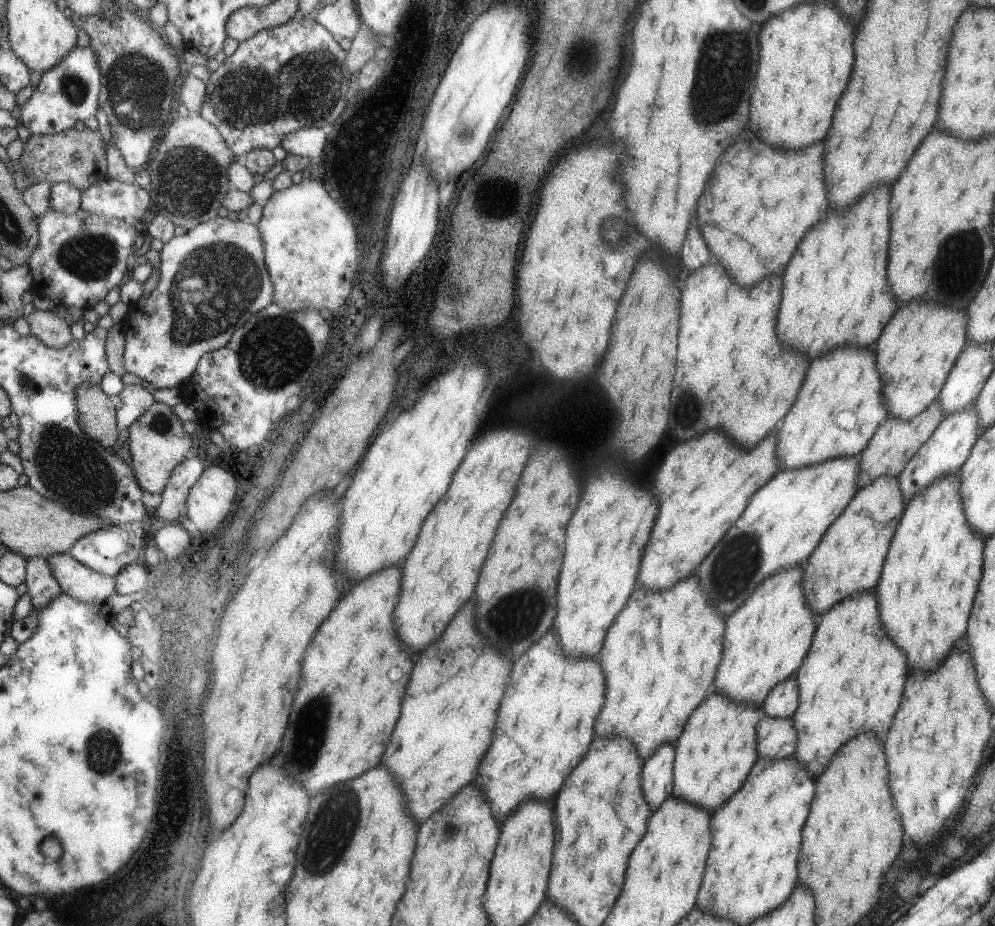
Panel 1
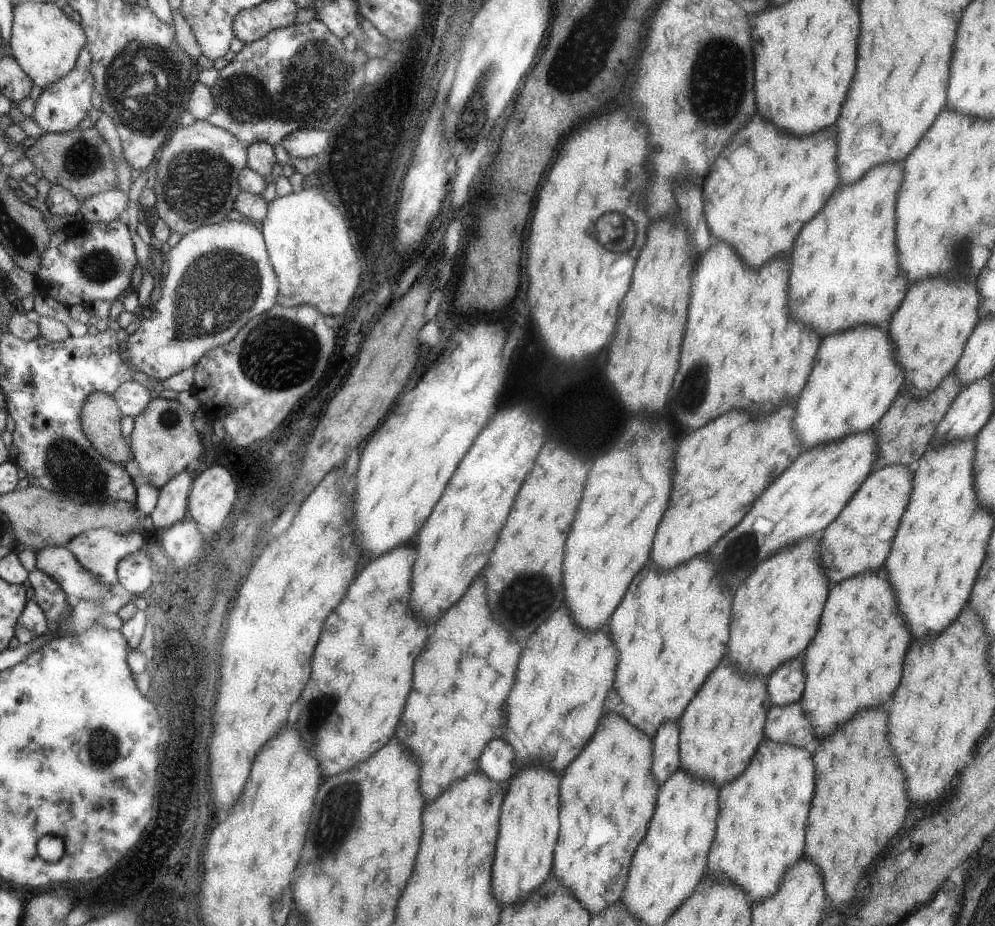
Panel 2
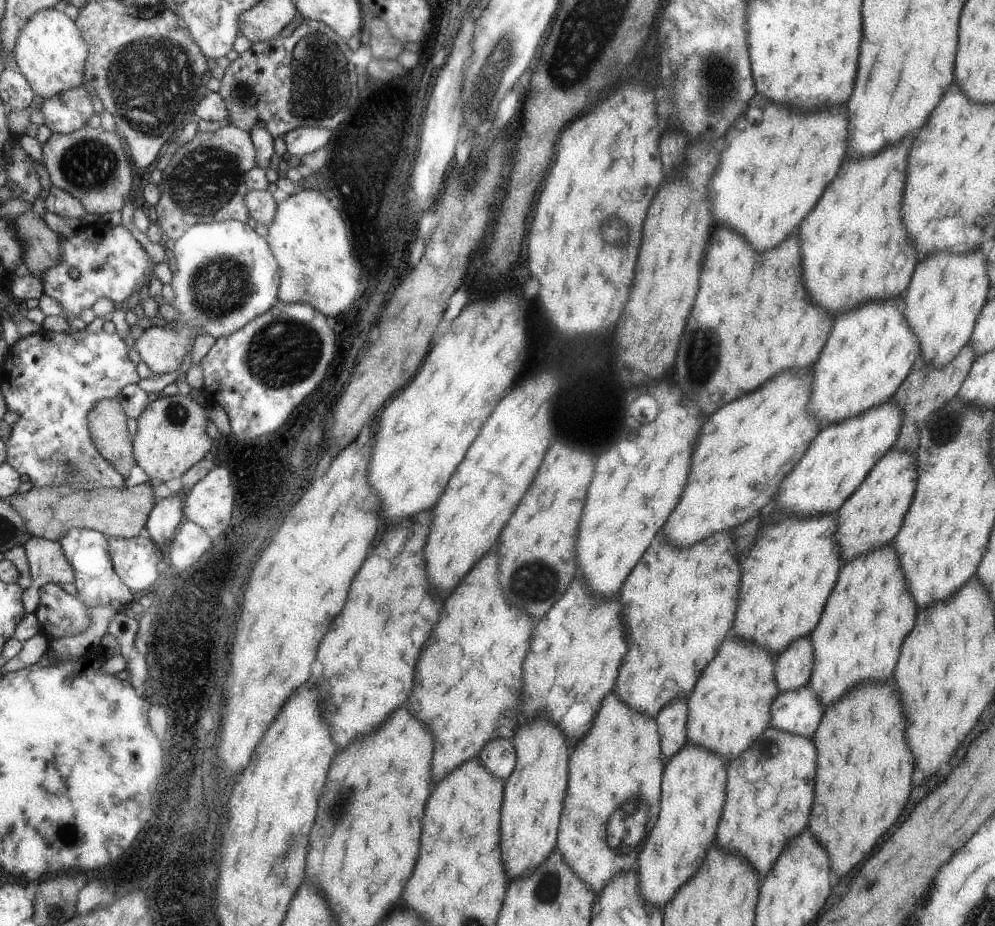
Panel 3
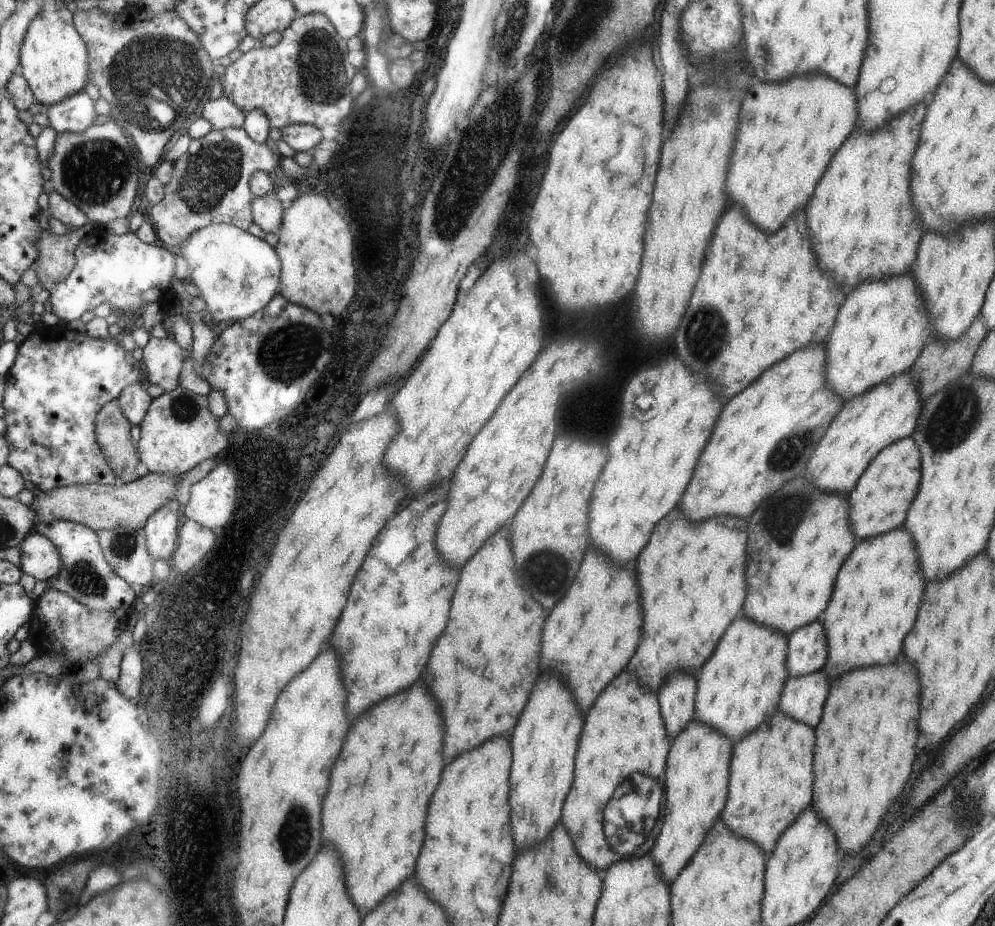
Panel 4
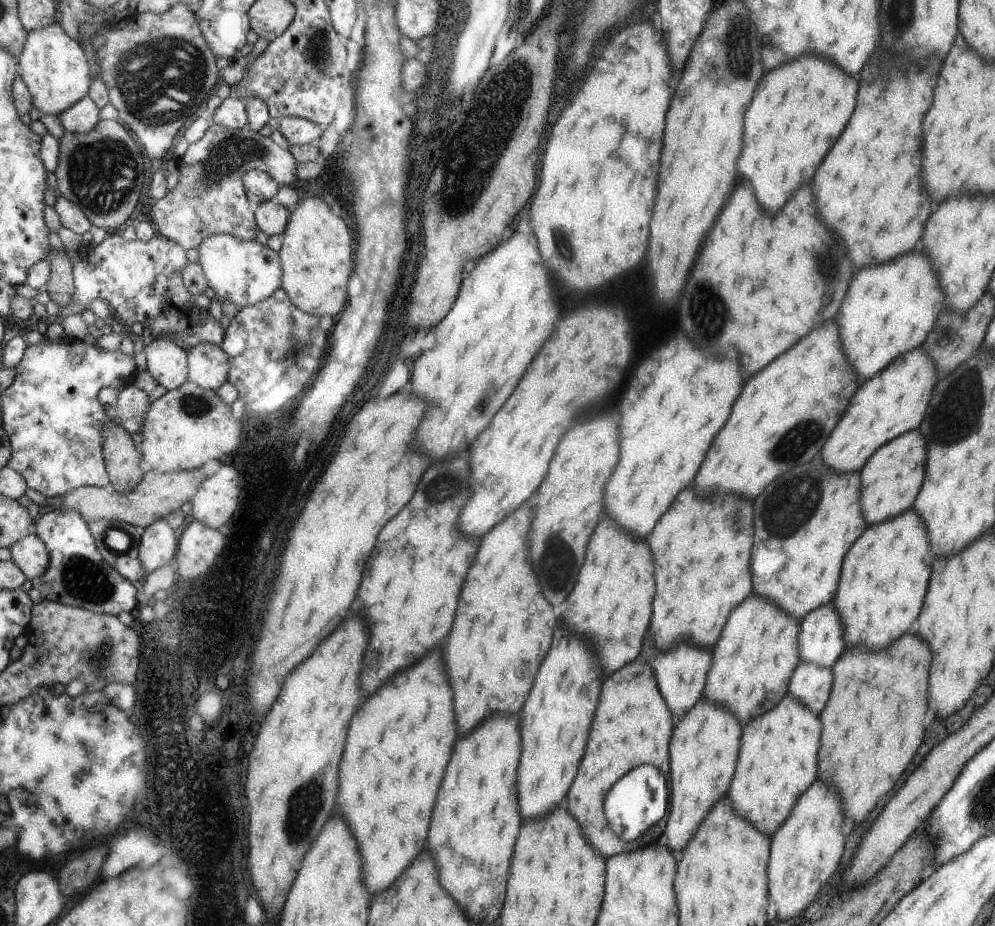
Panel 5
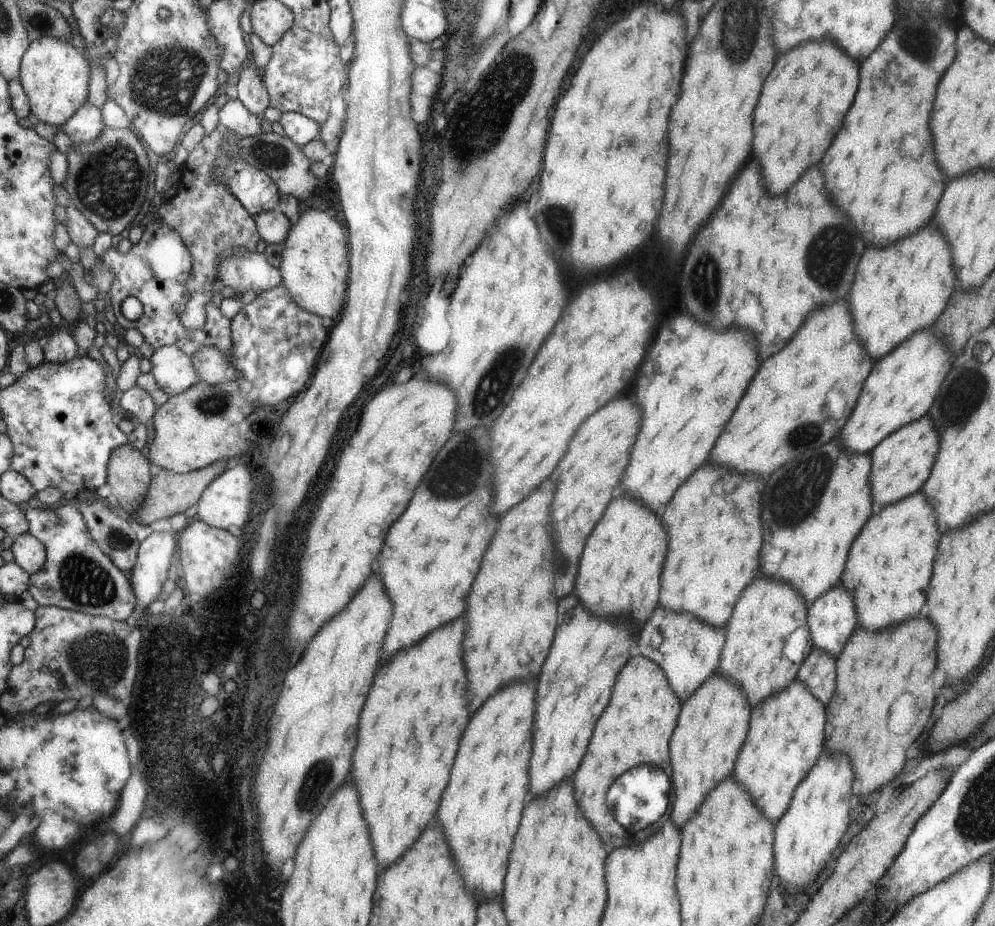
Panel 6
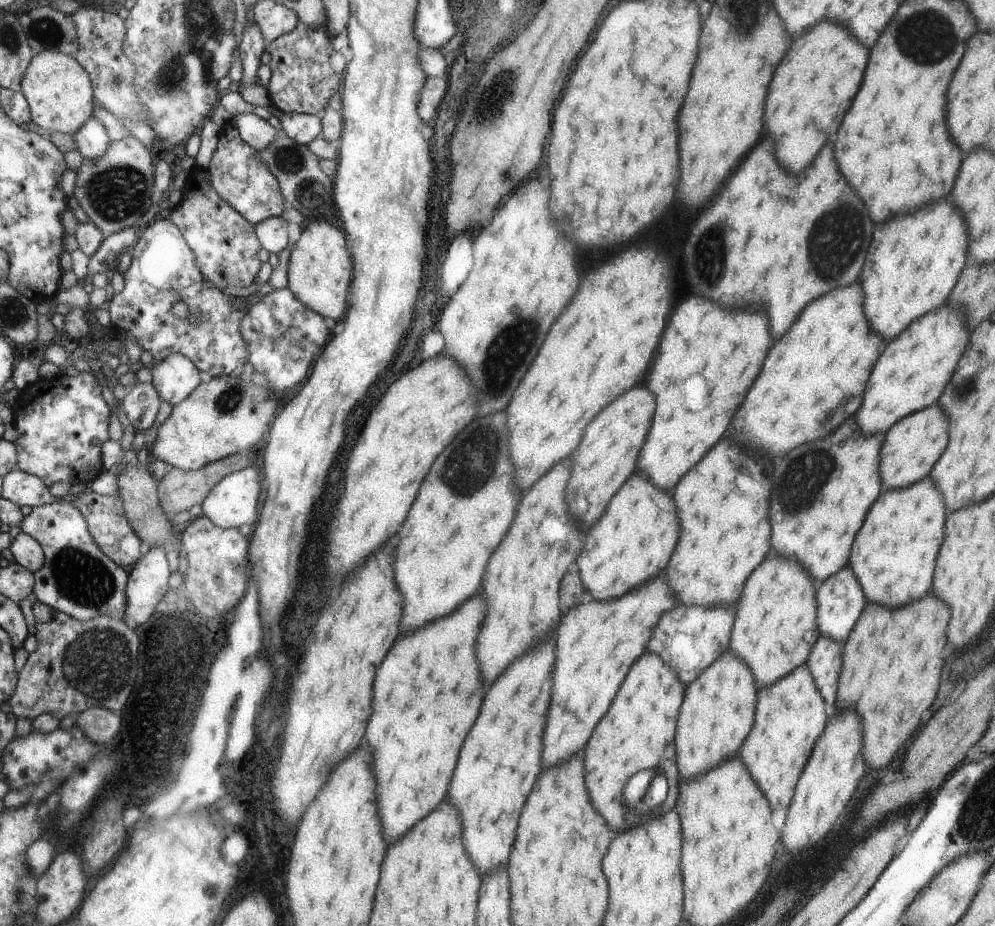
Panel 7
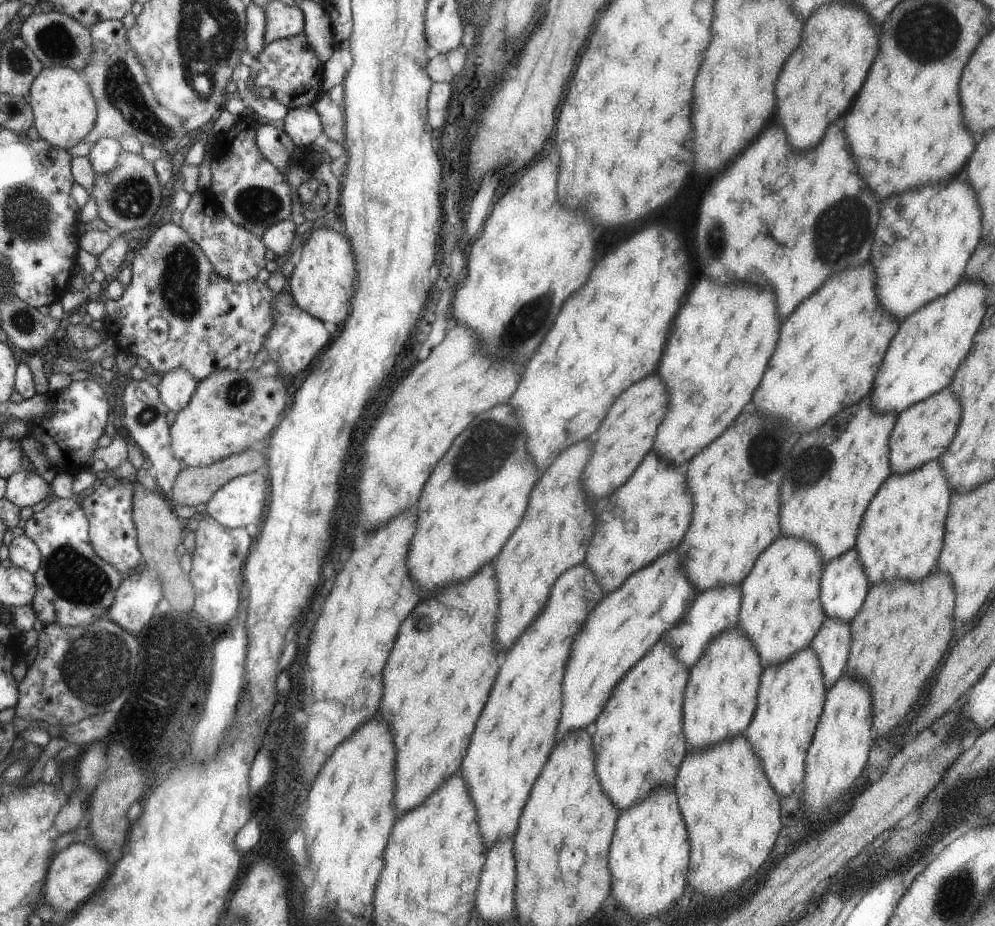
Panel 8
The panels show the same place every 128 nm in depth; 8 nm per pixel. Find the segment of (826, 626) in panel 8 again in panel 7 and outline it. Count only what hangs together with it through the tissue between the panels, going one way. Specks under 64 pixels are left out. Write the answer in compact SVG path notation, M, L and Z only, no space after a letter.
M820 634L805 662L823 700L827 700L827 704L831 706L835 702L837 678L841 670L842 645L843 643L838 643L827 635Z

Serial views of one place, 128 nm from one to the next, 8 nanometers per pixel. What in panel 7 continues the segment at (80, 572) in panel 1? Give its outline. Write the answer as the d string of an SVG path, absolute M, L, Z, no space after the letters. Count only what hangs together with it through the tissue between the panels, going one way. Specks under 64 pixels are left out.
M15 532L10 544L15 562L31 572L38 572L46 564L43 546L28 533Z

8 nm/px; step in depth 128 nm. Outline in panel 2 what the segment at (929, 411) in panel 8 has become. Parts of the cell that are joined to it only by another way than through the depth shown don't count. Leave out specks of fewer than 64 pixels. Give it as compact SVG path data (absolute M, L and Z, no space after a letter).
M902 464L871 470L835 522L823 529L823 568L827 568L827 576L831 576L833 584L883 564L899 518L909 504L913 488L912 470L913 466Z

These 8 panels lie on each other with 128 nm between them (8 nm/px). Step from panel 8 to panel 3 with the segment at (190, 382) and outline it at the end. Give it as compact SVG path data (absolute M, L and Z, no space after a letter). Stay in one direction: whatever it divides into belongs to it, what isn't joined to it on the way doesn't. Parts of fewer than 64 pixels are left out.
M235 220L195 224L175 240L169 256L173 292L169 304L177 312L176 317L162 327L143 328L134 338L133 349L155 377L179 368L189 339L195 340L196 329L217 339L233 334L269 310L278 299L280 284L278 262L267 242L246 223Z

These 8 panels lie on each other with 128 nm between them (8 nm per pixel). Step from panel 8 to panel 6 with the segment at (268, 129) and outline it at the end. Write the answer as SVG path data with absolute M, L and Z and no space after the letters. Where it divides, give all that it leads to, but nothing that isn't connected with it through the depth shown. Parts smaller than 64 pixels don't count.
M239 99L228 100L218 111L218 120L223 129L232 130L240 138L262 133L259 128L260 119L250 113Z

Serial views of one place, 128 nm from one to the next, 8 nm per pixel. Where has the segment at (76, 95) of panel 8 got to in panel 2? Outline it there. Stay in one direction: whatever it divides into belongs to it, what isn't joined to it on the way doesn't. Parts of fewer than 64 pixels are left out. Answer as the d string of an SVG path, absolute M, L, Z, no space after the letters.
M29 1L13 5L9 48L17 64L32 78L36 86L45 90L65 78L74 70L77 58L88 43L86 30L81 23L69 18L55 3Z

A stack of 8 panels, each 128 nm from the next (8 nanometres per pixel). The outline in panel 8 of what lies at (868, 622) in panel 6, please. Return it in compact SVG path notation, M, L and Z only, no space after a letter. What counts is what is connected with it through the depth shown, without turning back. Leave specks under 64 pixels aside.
M931 459L913 472L890 474L870 500L854 544L869 587L891 579L918 581L935 566L951 492L941 470L939 460Z

